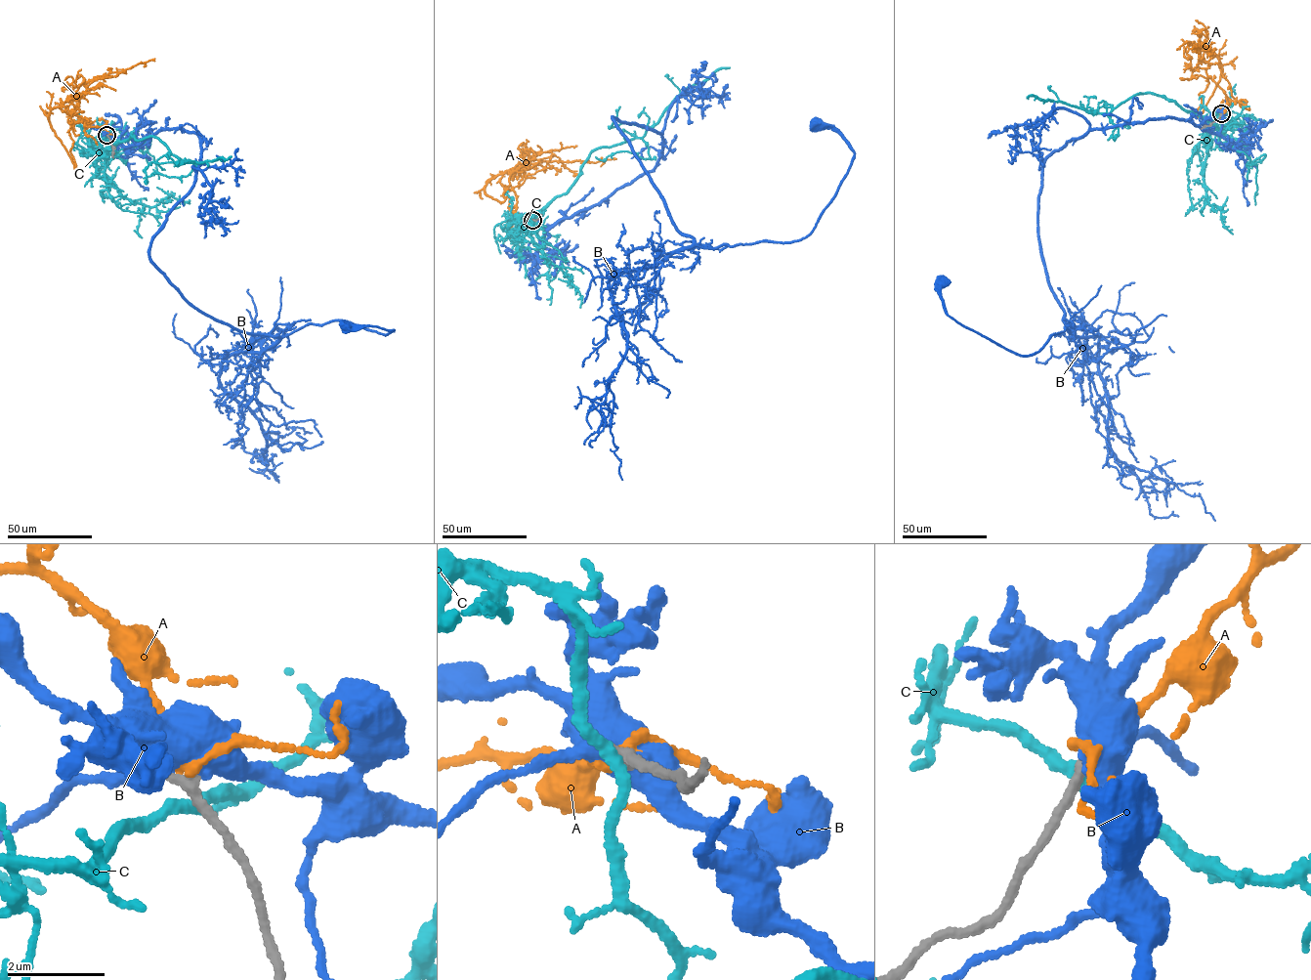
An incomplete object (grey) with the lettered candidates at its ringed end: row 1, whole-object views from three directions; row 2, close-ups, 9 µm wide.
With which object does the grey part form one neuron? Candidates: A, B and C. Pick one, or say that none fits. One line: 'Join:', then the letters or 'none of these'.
Join: A

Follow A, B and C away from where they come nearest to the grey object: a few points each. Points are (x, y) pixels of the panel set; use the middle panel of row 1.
A: (533, 220), (514, 218), (513, 221), (515, 215), (500, 182), (509, 169), (529, 160), (595, 162), (616, 158)
B: (533, 220), (549, 230), (654, 169), (661, 136), (613, 117), (698, 245), (800, 240), (854, 155), (815, 126)
C: (533, 220), (529, 213), (524, 216), (565, 193), (593, 151), (641, 138), (687, 88), (730, 67)

